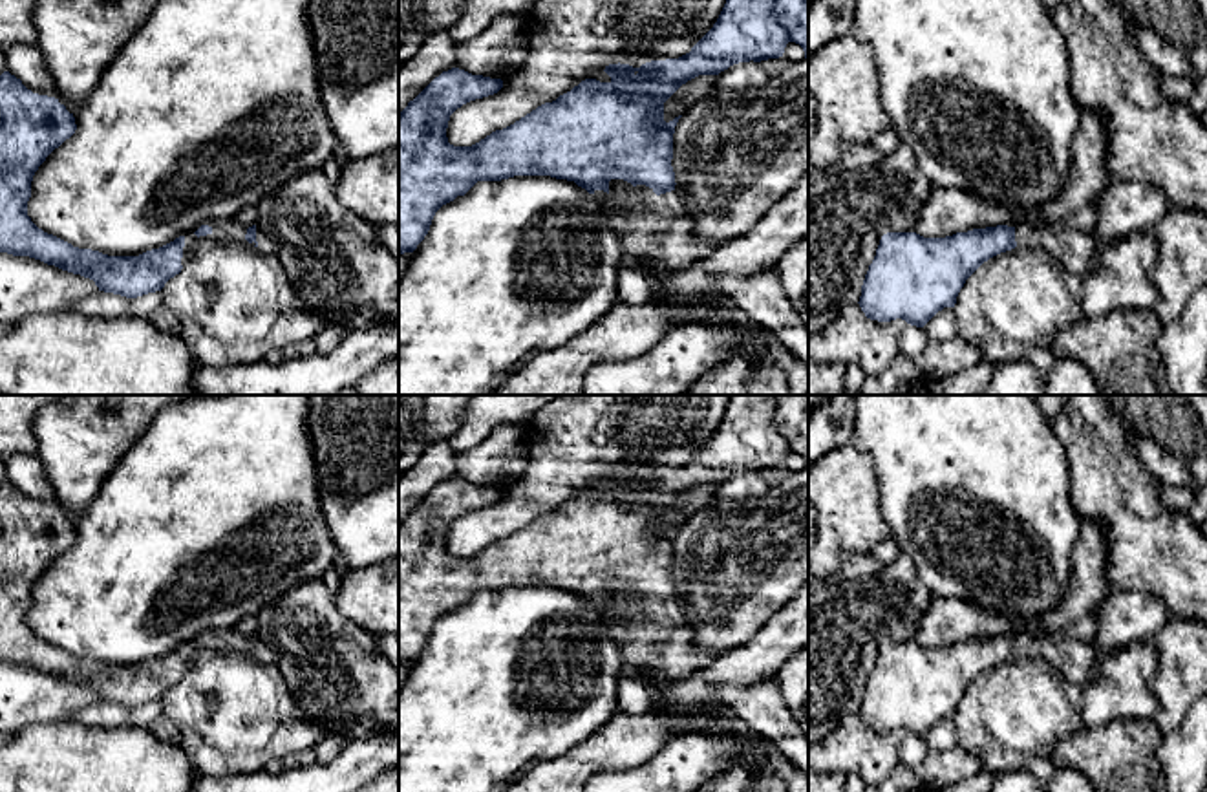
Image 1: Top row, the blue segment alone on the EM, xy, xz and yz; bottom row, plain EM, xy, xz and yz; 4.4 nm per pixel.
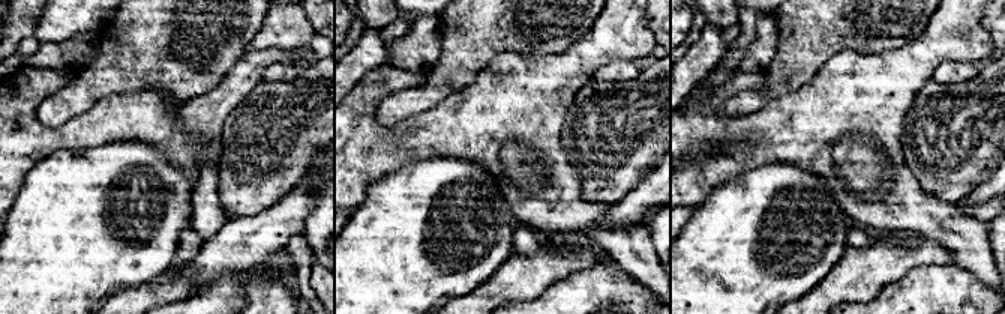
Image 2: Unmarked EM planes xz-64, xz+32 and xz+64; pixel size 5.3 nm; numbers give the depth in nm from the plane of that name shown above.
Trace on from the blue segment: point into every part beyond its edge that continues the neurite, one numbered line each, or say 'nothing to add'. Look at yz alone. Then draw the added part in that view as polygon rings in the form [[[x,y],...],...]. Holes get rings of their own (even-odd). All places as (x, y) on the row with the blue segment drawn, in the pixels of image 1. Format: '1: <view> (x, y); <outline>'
1: yz (1074, 249); [[[1020,223],[1015,227],[1017,249],[1039,249],[1057,262],[1066,273],[1084,278],[1094,269],[1101,247],[1092,232],[1079,229],[1053,230]]]

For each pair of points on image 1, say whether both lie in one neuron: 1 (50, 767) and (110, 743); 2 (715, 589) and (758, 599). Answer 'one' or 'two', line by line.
1: one
2: one

